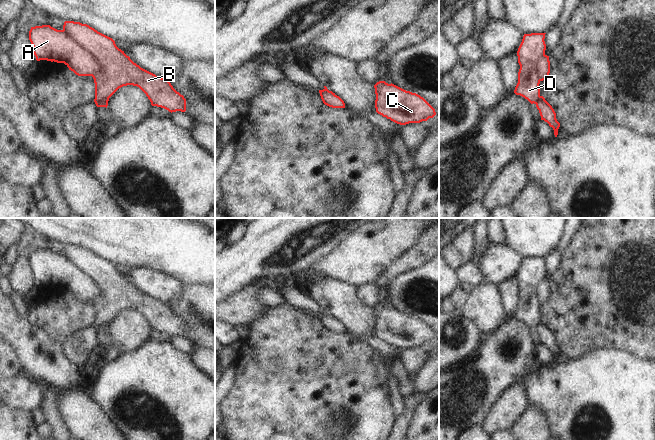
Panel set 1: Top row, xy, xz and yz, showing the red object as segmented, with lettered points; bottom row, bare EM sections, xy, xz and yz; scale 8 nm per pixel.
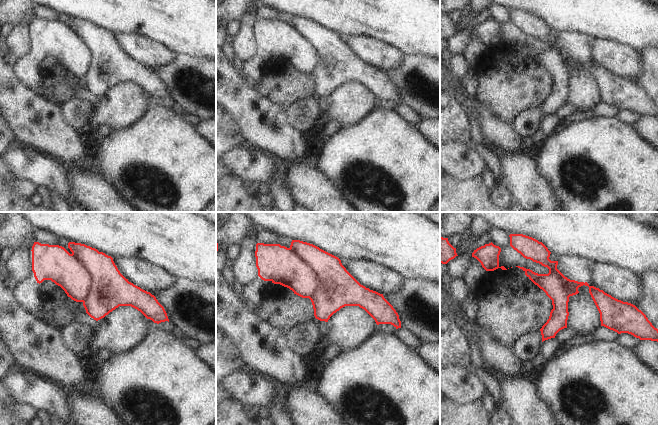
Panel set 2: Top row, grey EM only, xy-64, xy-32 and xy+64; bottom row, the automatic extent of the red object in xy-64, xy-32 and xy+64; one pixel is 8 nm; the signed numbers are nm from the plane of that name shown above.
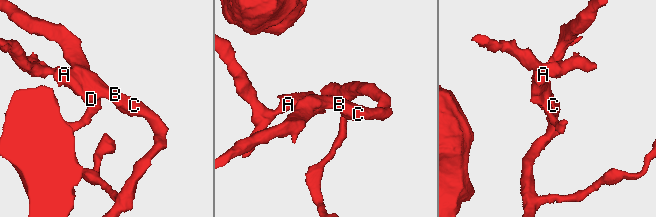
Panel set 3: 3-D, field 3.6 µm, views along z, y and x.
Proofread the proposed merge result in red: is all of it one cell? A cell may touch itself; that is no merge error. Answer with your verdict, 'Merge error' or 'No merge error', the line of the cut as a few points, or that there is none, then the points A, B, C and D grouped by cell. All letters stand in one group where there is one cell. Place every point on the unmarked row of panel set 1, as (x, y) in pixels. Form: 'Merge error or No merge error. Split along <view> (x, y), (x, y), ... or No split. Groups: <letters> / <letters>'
Merge error. Split along xy (62, 254), (96, 283), (99, 288), (99, 296), (97, 298). Groups: A / B C D

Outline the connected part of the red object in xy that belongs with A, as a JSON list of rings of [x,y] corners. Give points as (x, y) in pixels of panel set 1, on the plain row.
[[[50,249],[31,251],[29,264],[37,285],[64,287],[78,300],[93,300],[100,296],[97,283],[63,254]]]

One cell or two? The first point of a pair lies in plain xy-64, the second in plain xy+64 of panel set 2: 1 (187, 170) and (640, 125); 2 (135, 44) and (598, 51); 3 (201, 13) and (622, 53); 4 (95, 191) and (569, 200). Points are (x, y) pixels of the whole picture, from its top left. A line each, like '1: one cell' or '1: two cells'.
1: two cells
2: one cell
3: two cells
4: two cells

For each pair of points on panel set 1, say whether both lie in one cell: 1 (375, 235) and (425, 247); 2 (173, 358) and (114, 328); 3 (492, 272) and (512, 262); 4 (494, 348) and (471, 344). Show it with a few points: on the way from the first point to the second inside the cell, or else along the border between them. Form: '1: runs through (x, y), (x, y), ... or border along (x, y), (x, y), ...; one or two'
1: border along (427, 228), (412, 246), (395, 258); two
2: border along (148, 339), (135, 349), (123, 353); two
3: runs through (497, 267), (502, 262), (507, 262); one
4: border along (481, 343), (477, 350); two

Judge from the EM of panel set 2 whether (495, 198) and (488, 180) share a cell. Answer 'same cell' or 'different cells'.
same cell

